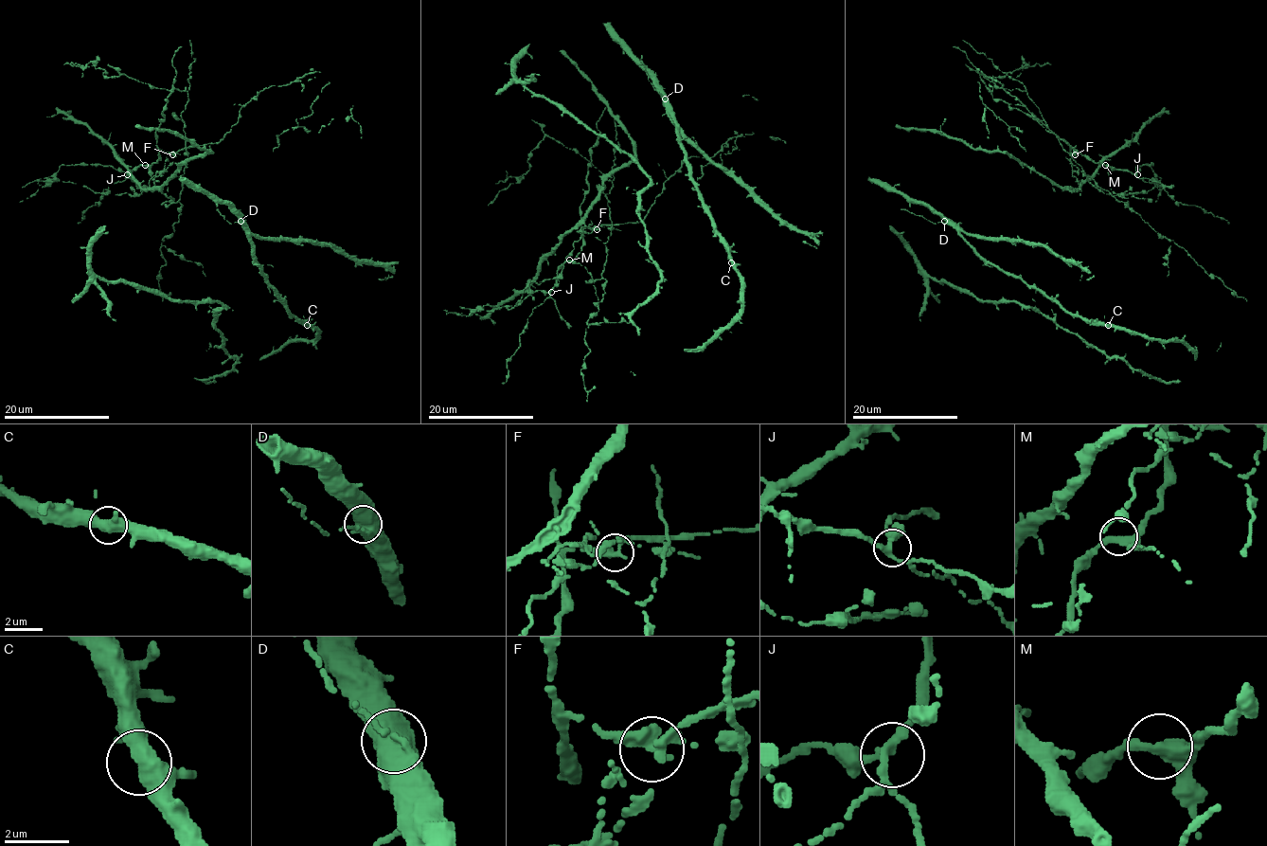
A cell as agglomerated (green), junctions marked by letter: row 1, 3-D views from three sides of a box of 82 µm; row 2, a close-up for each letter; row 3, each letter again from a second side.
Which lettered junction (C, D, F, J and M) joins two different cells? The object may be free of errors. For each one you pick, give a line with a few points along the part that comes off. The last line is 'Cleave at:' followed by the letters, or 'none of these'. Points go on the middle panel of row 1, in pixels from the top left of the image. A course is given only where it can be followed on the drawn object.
Cleave at: F

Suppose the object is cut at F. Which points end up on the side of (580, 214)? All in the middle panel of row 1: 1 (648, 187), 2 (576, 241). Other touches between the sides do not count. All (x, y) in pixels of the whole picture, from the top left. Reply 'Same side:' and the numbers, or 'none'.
Same side: 1

